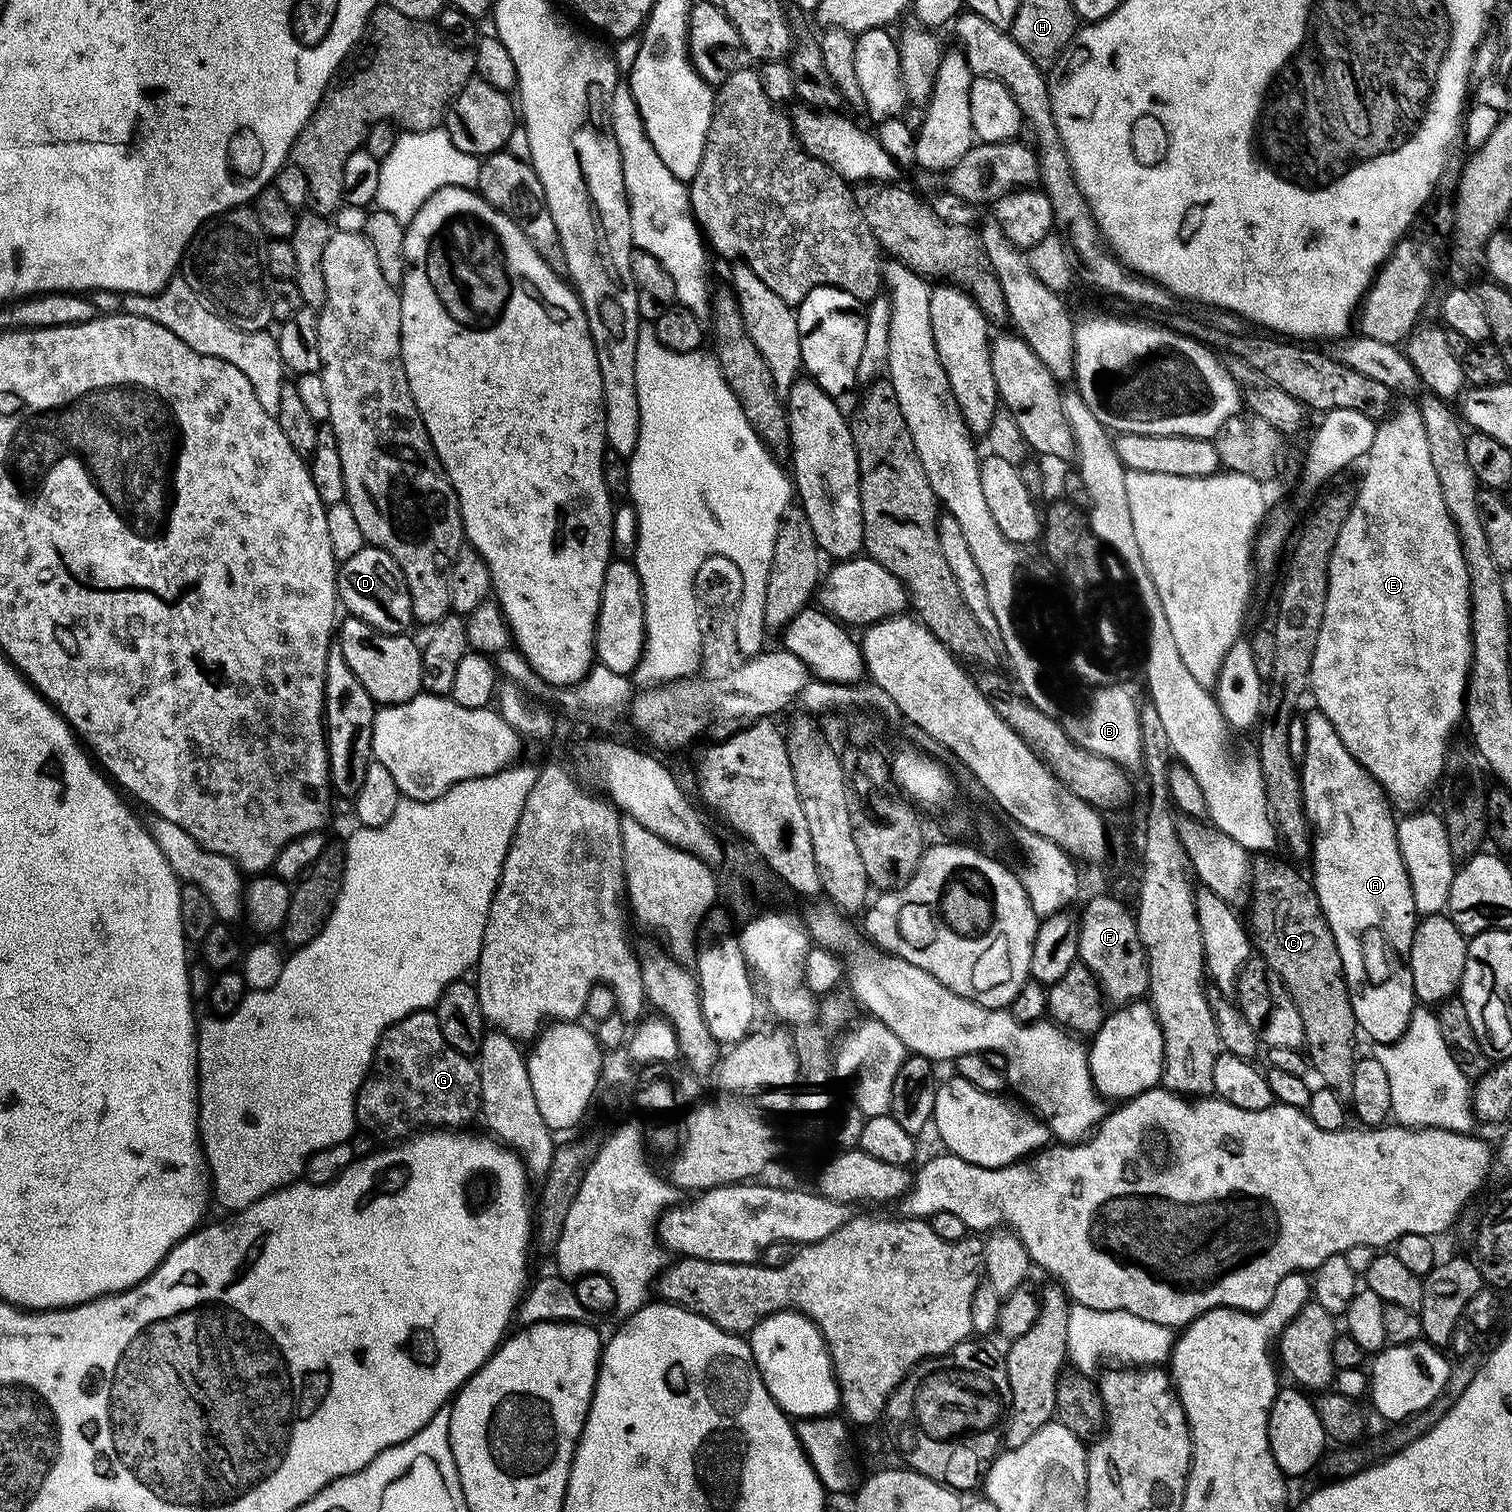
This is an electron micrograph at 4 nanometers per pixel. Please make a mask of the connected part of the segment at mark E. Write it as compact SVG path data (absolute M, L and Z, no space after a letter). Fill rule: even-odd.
M1408 404L1401 412L1393 411L1383 422L1377 423L1374 446L1370 446L1366 463L1363 465L1364 477L1356 488L1356 503L1353 504L1346 522L1338 530L1338 538L1328 559L1328 589L1324 603L1322 626L1318 630L1318 642L1314 646L1314 658L1310 666L1308 682L1310 696L1316 699L1315 707L1338 730L1342 746L1354 754L1354 758L1371 774L1384 789L1389 805L1397 813L1412 814L1425 807L1424 799L1437 791L1444 779L1444 763L1448 749L1453 743L1452 731L1461 727L1466 716L1466 693L1468 674L1472 670L1472 622L1469 603L1469 580L1467 563L1464 561L1463 546L1456 524L1443 502L1442 489L1438 476L1430 462L1430 446L1427 444L1426 430L1417 405Z

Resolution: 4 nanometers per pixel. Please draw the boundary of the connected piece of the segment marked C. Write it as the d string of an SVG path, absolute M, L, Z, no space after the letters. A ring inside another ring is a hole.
M1260 854L1252 860L1250 928L1255 939L1260 939L1259 955L1277 977L1284 979L1287 995L1302 1014L1311 1067L1327 1087L1348 1098L1352 1094L1358 1059L1358 1029L1348 997L1348 983L1344 981L1342 958L1311 879L1270 857Z

